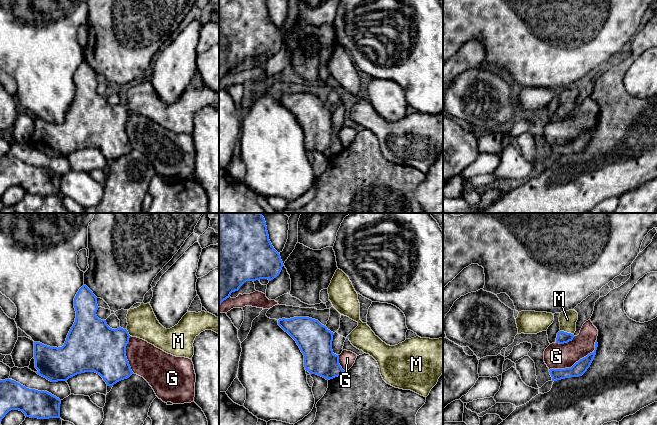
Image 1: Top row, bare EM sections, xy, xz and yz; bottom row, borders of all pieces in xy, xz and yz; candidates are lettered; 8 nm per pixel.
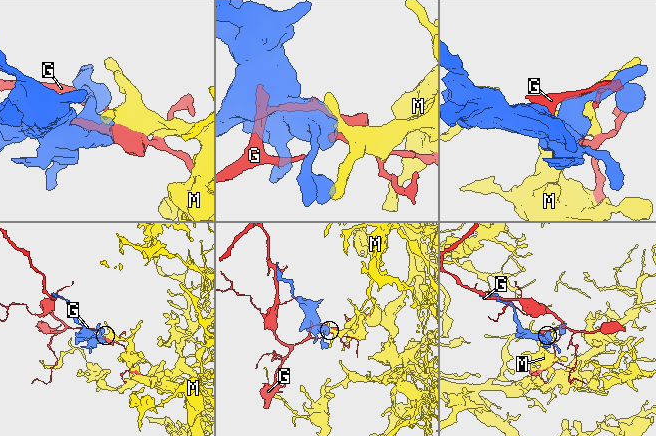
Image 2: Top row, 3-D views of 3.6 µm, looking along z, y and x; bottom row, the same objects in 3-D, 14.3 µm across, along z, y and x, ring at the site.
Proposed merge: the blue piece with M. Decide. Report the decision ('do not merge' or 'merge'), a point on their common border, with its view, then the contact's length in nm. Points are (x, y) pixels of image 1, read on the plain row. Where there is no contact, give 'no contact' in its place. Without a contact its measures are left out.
merge; meets blue in yz at (566, 108); contact 120 nm long

